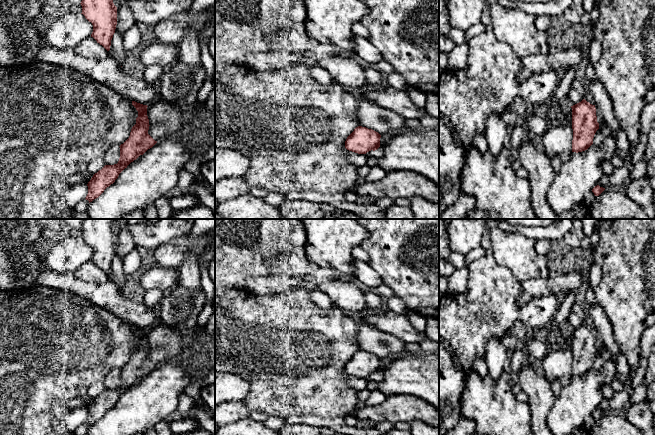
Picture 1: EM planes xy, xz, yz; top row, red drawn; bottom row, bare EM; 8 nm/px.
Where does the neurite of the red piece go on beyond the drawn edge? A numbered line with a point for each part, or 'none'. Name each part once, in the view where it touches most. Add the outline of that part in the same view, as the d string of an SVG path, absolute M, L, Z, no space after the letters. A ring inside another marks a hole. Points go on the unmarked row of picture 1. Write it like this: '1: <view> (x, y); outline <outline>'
none

